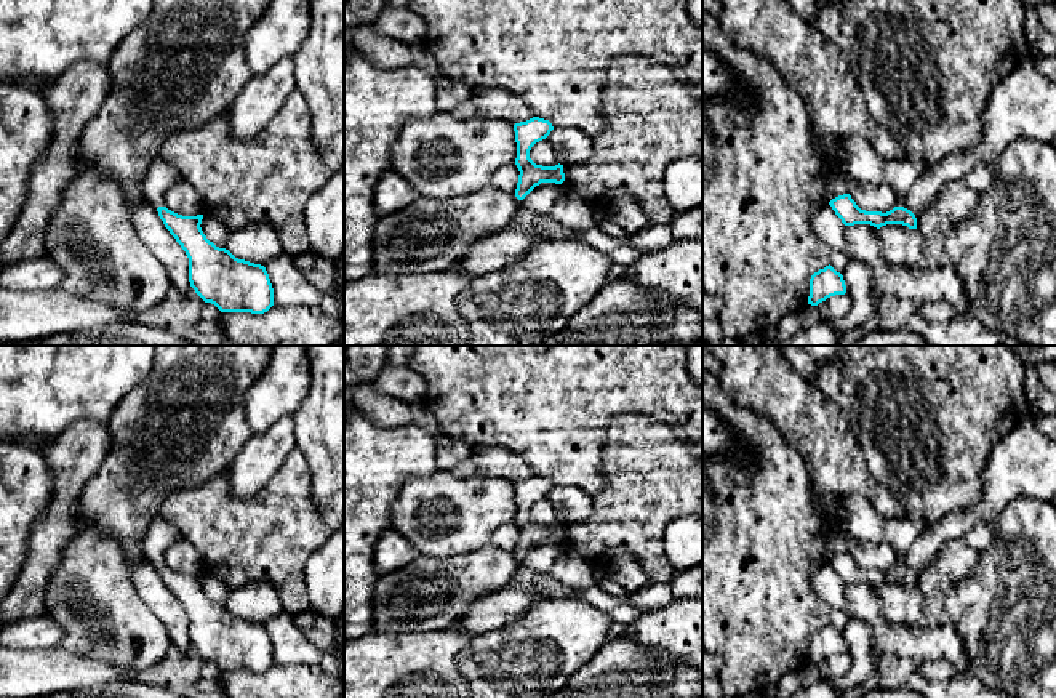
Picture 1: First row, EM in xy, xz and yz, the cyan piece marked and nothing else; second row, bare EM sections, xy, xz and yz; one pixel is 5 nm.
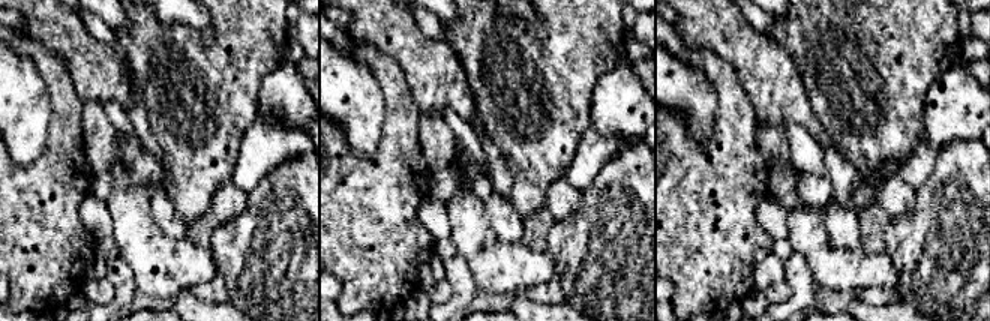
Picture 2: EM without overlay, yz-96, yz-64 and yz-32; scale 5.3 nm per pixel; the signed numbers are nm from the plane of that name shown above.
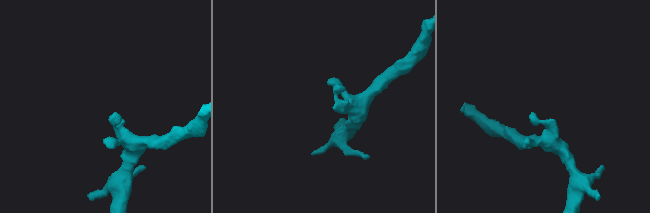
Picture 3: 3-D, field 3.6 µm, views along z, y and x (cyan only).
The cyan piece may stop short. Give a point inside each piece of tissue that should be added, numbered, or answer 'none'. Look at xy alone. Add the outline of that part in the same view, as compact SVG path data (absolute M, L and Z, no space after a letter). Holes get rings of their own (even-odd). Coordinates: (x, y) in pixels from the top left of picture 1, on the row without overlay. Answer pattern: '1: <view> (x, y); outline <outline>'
1: xy (160, 533); outline M157 515L147 527L147 533L142 543L146 557L154 565L163 565L163 552L179 536L174 525Z

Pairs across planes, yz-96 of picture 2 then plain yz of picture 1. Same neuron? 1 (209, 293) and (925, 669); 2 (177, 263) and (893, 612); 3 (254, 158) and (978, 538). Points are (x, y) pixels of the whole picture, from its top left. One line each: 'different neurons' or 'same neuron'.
1: same neuron
2: different neurons
3: same neuron

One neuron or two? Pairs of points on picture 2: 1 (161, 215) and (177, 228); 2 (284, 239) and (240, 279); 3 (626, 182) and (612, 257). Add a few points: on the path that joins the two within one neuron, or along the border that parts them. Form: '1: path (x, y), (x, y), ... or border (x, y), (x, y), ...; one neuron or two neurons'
1: path (165, 218), (173, 225); one neuron
2: path (273, 249), (251, 272); one neuron
3: path (626, 200), (626, 239); one neuron

